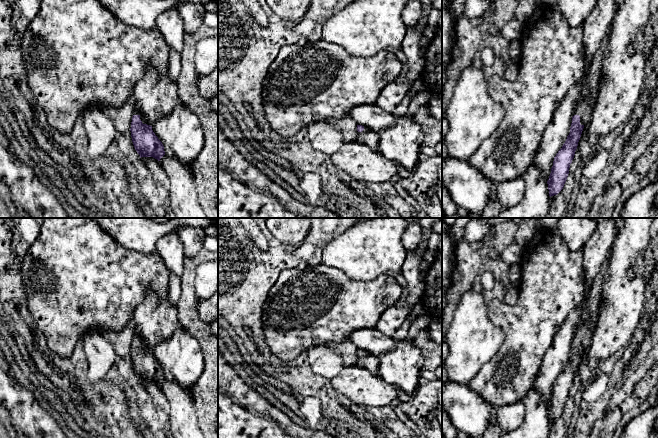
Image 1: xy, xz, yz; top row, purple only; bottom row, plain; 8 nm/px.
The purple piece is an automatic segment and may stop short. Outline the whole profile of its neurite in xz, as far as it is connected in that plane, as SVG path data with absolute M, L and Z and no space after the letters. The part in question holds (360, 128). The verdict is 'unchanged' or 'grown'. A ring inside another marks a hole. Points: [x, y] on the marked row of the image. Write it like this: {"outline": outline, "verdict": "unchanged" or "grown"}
{"outline": "M357 125L358 139L372 150L377 150L380 138L379 133L373 132L368 128Z", "verdict": "grown"}

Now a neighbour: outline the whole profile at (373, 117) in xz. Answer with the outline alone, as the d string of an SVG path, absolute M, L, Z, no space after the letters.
M374 103L354 107L348 115L357 125L362 125L369 130L380 133L387 127L393 126L396 117L392 113L384 111Z

